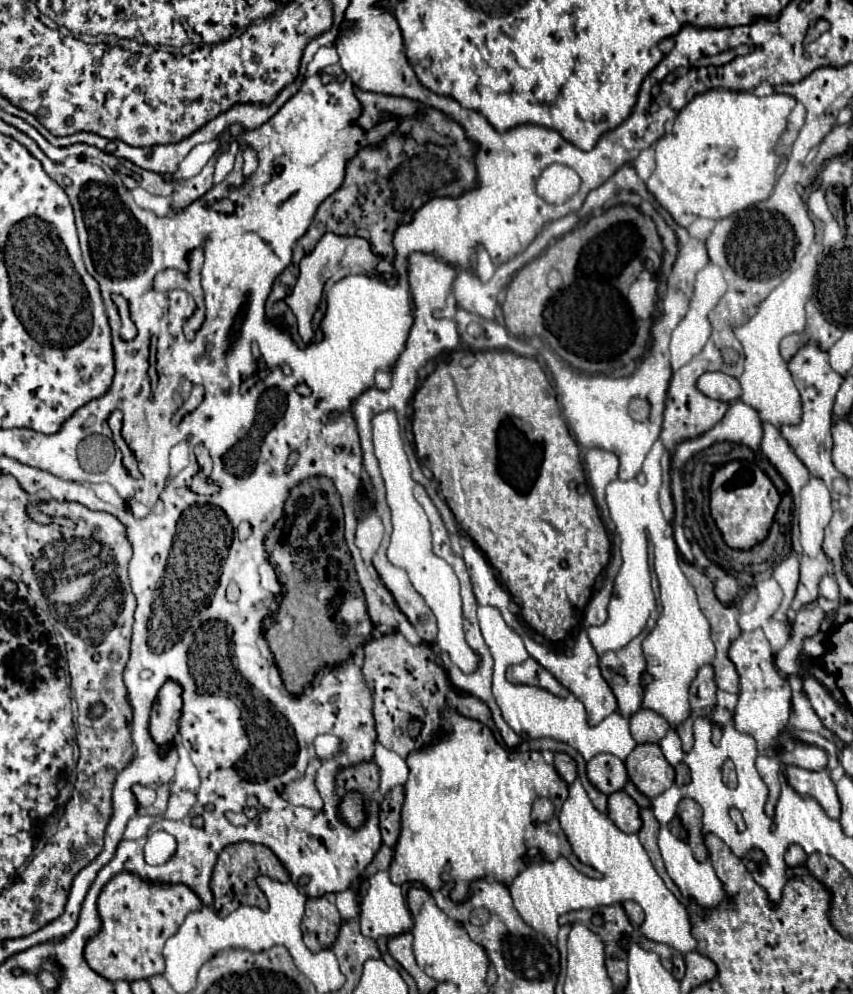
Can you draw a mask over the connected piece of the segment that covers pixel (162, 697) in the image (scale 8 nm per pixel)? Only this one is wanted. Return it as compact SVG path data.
M166 682L162 690L158 692L158 698L152 708L150 718L150 734L156 744L162 748L168 748L178 732L178 718L182 710L182 698L180 698L180 686L176 682Z

